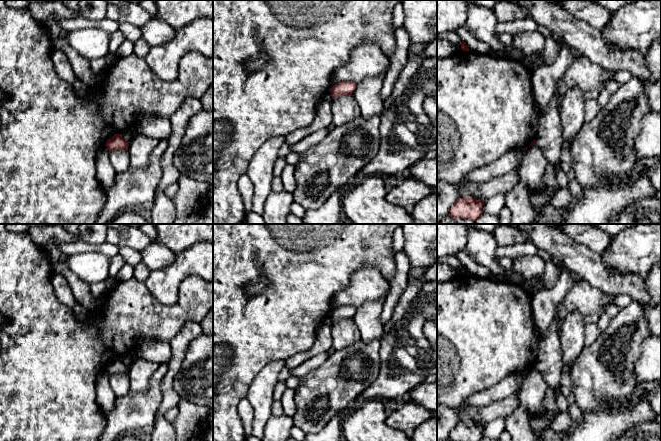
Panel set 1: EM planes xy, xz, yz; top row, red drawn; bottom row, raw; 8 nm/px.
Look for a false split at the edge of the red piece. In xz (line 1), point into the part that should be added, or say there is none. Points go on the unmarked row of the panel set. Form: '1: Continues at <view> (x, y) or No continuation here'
1: No continuation here

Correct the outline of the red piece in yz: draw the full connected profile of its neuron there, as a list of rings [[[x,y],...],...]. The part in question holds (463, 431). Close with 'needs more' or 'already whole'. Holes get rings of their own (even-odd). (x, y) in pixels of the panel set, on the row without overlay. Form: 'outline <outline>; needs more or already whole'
outline [[[473,420],[458,422],[449,434],[451,441],[480,441],[486,424],[477,424]]]; already whole

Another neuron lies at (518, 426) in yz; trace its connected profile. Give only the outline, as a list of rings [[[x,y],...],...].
[[[519,406],[505,421],[505,430],[511,435],[511,441],[538,441],[530,426],[531,413]]]

